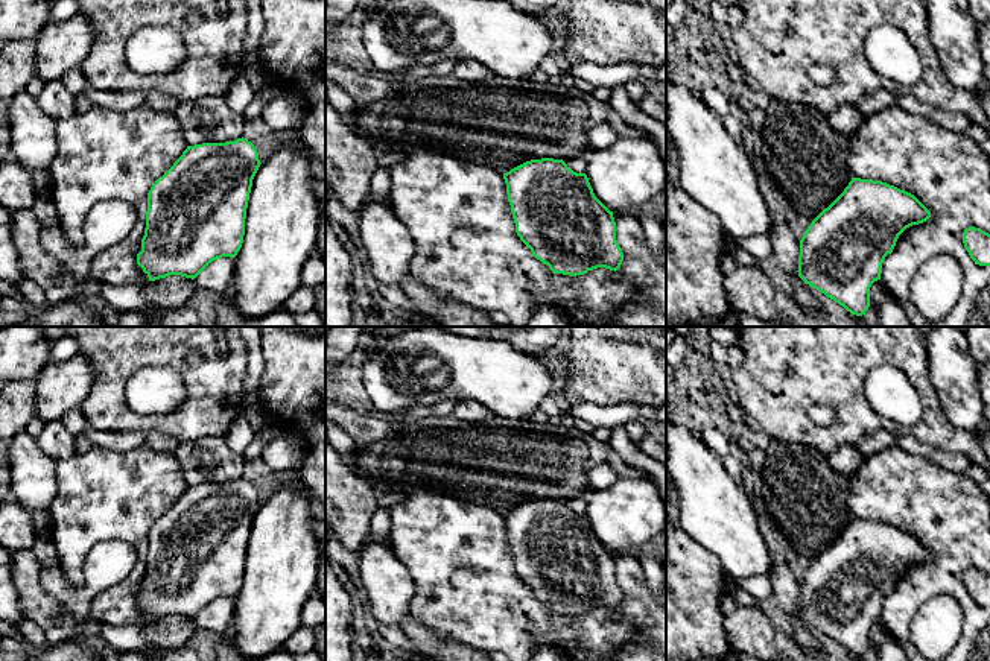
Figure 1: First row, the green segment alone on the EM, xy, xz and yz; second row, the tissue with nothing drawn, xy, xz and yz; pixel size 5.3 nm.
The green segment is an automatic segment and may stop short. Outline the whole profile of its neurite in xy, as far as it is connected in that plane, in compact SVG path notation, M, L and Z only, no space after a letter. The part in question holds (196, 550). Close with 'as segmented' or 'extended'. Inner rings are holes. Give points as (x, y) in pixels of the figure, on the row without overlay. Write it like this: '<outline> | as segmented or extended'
M246 479L187 486L148 533L146 568L137 605L149 621L181 615L195 620L211 602L234 599L242 588L259 492Z | as segmented

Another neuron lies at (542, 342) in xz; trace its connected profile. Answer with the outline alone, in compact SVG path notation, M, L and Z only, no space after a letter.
M363 327L365 331L385 331L388 336L405 334L418 328L436 328L468 337L496 337L523 354L547 359L560 348L563 327Z

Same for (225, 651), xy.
M231 634L222 635L222 640L216 646L216 656L217 661L295 661L295 656L284 647L275 649L260 658L246 658L239 652Z

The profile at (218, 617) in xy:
M222 597L211 602L195 620L196 629L228 635L234 625L234 599Z

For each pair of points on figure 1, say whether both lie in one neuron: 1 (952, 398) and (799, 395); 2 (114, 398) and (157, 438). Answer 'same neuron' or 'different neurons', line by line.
1: different neurons
2: different neurons

